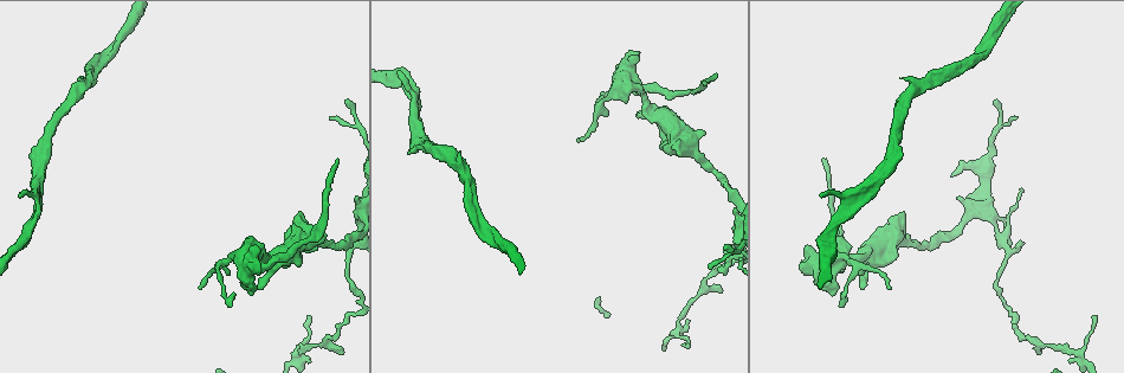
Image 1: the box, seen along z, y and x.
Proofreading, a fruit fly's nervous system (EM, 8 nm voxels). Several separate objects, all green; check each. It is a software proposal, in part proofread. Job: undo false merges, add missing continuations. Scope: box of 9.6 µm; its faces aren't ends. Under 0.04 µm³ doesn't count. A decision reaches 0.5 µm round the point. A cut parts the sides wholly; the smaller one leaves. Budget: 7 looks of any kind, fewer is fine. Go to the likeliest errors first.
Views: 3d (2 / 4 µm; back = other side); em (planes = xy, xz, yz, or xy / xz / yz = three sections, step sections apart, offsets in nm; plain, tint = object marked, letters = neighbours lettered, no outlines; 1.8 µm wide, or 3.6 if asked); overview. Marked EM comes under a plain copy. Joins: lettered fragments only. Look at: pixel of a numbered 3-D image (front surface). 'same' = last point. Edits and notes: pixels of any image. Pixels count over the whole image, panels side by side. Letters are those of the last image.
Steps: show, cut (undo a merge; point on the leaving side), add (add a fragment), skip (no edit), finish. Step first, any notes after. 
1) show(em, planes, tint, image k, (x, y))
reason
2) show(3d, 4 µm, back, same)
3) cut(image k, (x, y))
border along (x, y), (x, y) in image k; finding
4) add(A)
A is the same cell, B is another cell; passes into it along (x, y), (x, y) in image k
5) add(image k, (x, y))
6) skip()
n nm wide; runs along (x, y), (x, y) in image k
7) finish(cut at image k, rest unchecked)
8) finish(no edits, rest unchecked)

show(em, yz, step 16, tint, image 1, (820, 195))
free end

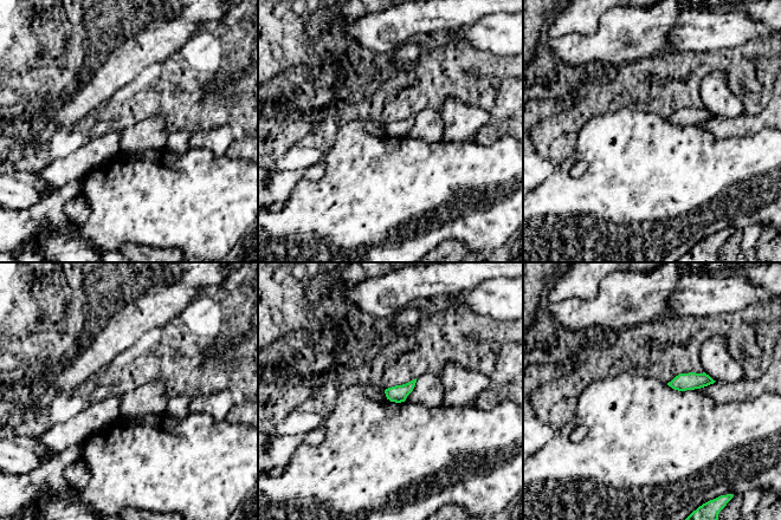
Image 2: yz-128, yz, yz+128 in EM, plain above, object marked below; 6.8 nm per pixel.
show(em, planes, letters, same)

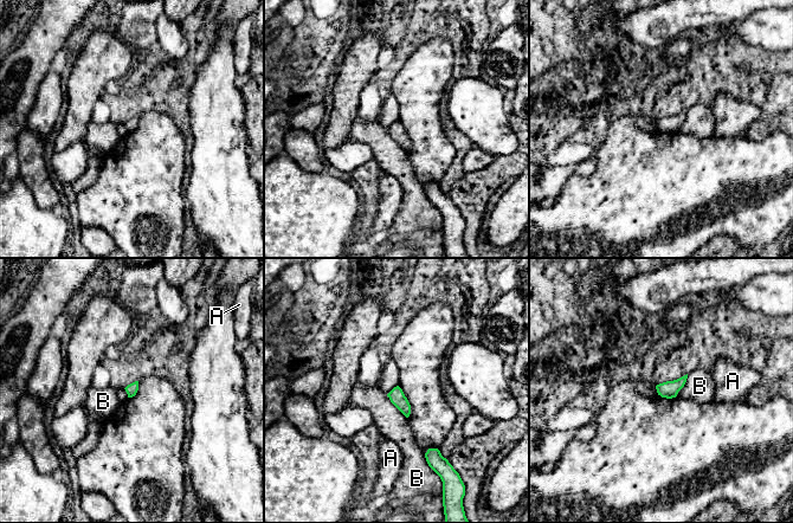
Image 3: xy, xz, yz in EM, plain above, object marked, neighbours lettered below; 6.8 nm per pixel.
skip()
A and B are other cells; border along (386, 395), (406, 418) in image 3; no lettered fragment goes on from it

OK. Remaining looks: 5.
show(3d, 4 µm, image 1, (338, 161))
branch stops here

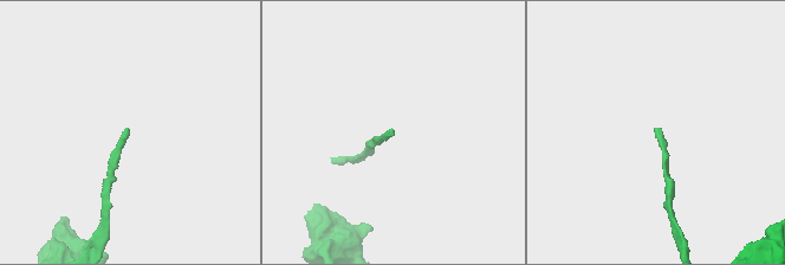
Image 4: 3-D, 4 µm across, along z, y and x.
show(em, planes, tint, image 4, (129, 130))

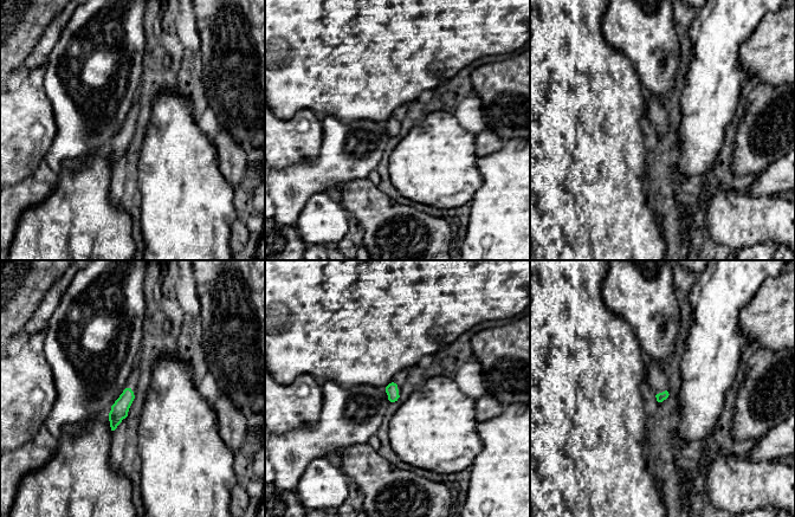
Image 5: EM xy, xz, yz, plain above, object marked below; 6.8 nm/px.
show(em, planes, letters, same)

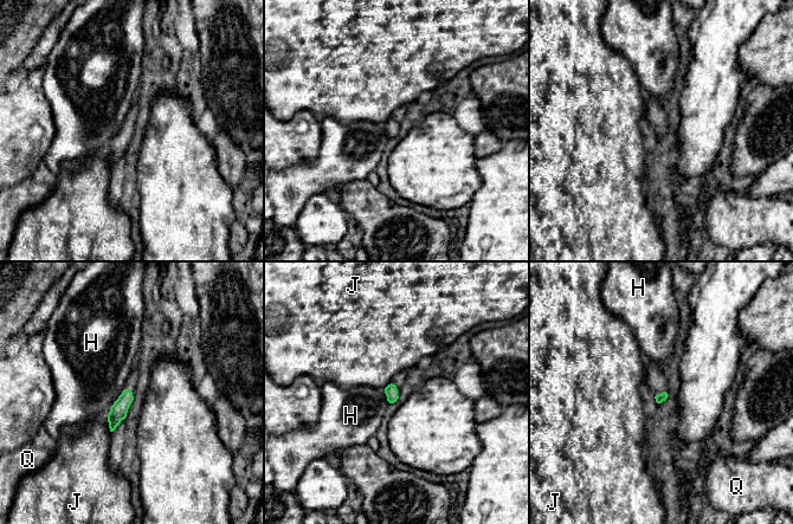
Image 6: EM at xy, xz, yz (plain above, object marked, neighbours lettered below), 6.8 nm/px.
skip()
H, J and Q are other cells; border along (121, 394), (107, 415) in image 6; none of them fits

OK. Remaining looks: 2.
show(3d, 2 µm, image 1, (299, 211))
free end

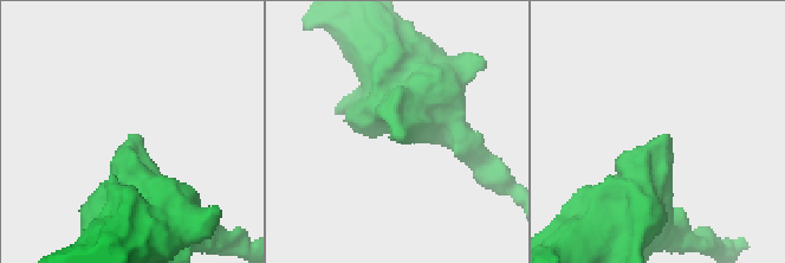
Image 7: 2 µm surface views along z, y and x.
show(em, planes, letters, image 7, (131, 134))
need the tissue

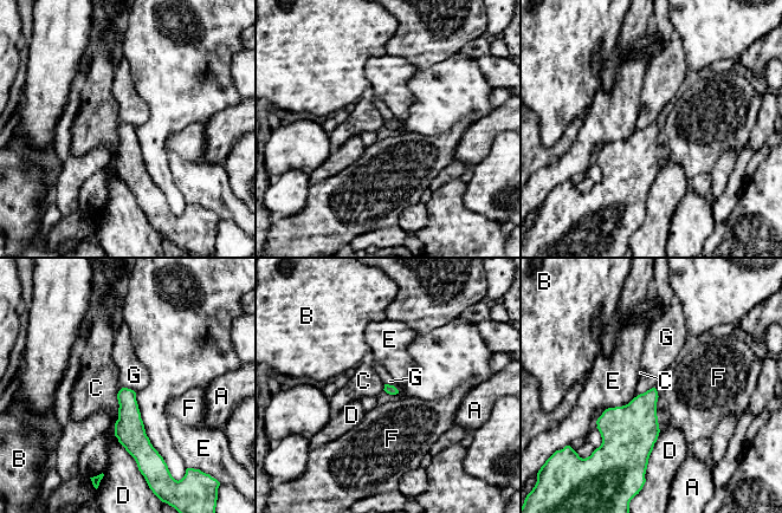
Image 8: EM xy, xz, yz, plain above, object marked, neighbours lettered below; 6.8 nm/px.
skip()
D touches over 300 nm; A, B, C, D, E, F and G are other cells; no lettered fragment goes on from it

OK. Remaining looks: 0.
finish(no edits, rest unchecked)

